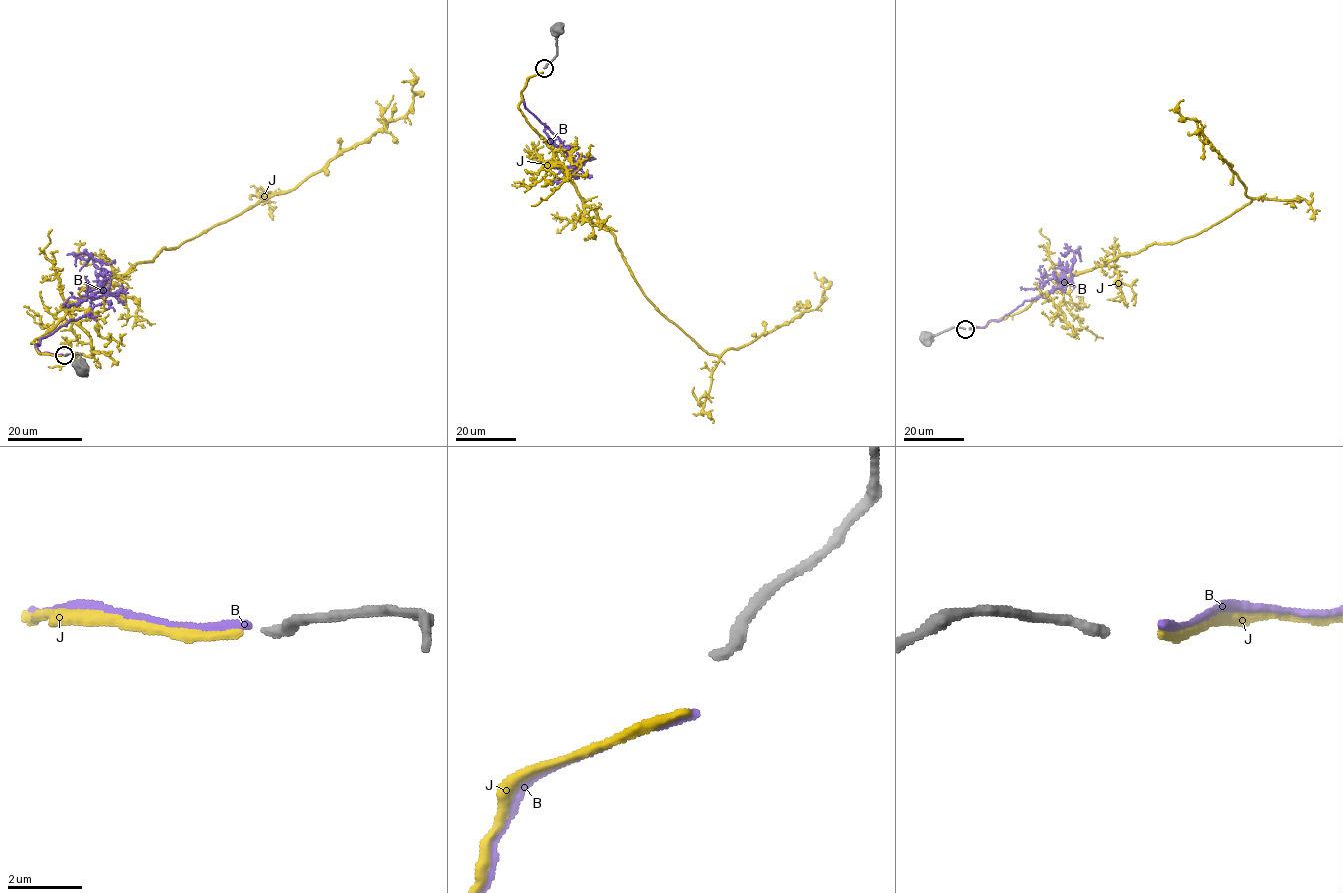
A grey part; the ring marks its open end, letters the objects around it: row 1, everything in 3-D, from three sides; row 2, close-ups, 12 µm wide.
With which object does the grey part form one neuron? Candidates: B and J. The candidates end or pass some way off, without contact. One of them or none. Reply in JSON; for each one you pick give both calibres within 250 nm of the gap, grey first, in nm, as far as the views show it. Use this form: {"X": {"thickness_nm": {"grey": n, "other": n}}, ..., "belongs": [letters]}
{"J": {"thickness_nm": {"grey": 300, "other": 220}}, "belongs": ["J"]}

